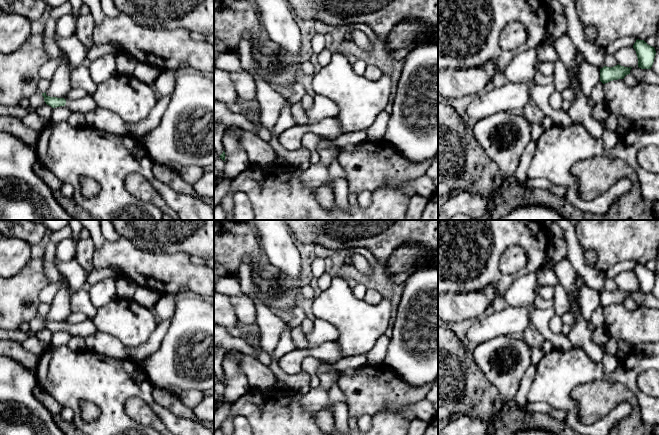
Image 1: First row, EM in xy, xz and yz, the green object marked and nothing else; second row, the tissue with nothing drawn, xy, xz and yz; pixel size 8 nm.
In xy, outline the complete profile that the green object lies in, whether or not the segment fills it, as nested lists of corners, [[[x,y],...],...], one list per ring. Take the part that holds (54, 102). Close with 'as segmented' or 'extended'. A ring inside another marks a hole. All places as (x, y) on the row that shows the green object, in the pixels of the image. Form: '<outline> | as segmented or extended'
[[[46,92],[42,93],[42,96],[44,97],[45,103],[52,108],[66,106],[72,111],[79,111],[85,115],[98,108],[93,96],[89,94],[77,100],[65,100],[64,98],[50,97],[46,95]]] | extended

